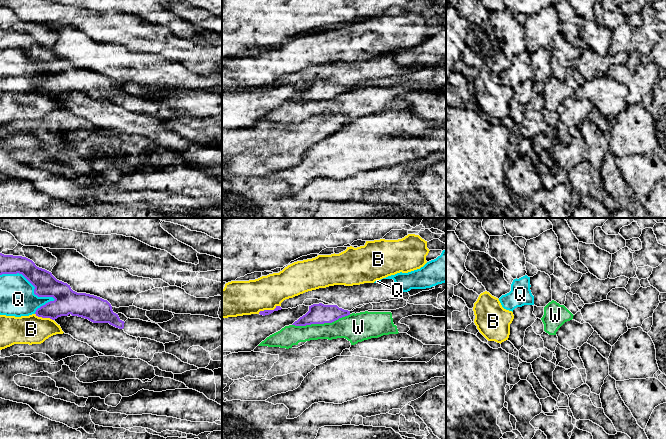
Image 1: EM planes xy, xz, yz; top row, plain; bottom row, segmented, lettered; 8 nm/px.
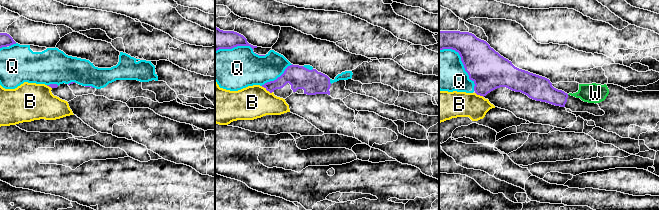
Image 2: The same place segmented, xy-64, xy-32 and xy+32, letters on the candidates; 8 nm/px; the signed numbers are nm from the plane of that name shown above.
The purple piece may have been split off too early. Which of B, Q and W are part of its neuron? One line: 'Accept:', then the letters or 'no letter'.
Accept: no letter

